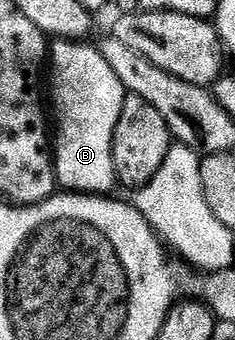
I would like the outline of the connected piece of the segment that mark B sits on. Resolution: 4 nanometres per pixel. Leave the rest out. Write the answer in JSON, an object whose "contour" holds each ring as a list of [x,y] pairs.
{"contour":[[[57,40],[51,46],[51,114],[57,117],[53,163],[57,169],[57,184],[62,191],[109,196],[114,193],[113,186],[118,185],[113,163],[113,137],[127,92],[96,45],[85,45],[89,44],[81,40]]]}

